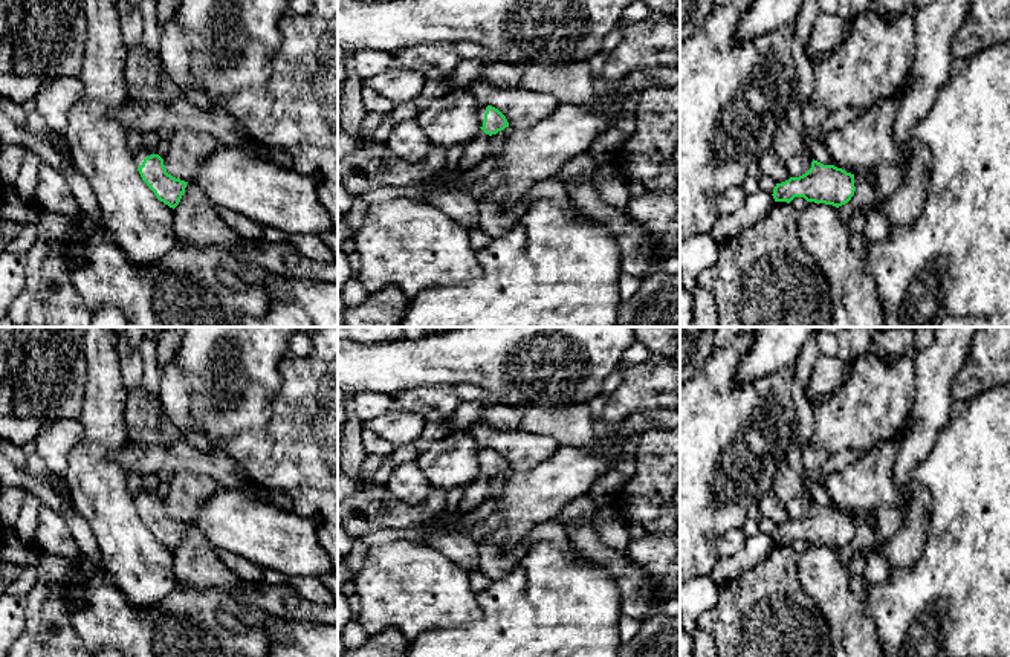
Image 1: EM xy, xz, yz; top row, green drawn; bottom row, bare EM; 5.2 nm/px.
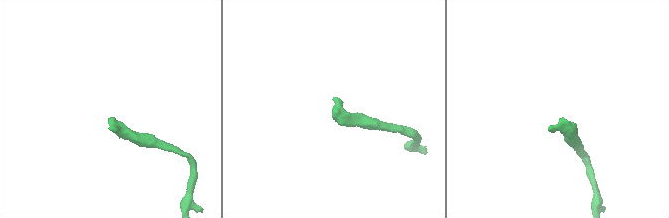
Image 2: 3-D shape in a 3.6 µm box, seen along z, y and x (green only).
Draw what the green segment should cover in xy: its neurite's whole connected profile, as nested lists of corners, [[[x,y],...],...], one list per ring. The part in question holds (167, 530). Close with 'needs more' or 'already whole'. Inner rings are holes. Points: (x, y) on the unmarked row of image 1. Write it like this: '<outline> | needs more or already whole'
[[[141,489],[134,497],[134,503],[142,523],[154,538],[174,552],[180,544],[188,524],[167,515],[163,501],[157,497],[156,490],[145,492]]] | needs more

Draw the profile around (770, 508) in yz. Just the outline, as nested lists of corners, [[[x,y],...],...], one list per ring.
[[[773,492],[766,494],[761,500],[759,500],[759,513],[764,518],[769,518],[770,521],[773,521],[776,526],[782,526],[785,523],[790,521],[790,518],[787,516],[784,503],[779,501]]]

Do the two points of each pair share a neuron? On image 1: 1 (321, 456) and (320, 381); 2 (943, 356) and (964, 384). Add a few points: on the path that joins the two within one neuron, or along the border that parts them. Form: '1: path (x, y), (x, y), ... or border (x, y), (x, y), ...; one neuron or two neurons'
1: path (321, 437), (321, 399); one neuron
2: border (971, 343), (964, 364), (952, 382), (952, 399); two neurons

